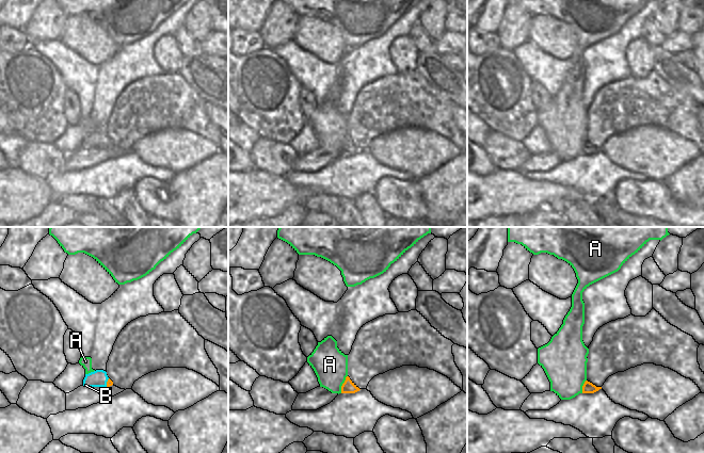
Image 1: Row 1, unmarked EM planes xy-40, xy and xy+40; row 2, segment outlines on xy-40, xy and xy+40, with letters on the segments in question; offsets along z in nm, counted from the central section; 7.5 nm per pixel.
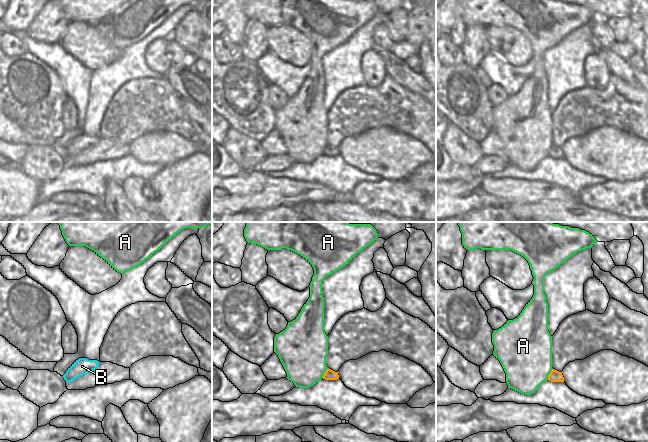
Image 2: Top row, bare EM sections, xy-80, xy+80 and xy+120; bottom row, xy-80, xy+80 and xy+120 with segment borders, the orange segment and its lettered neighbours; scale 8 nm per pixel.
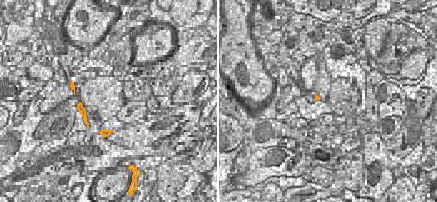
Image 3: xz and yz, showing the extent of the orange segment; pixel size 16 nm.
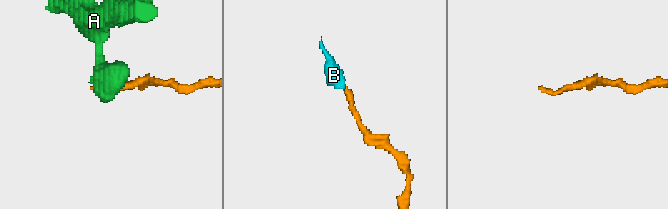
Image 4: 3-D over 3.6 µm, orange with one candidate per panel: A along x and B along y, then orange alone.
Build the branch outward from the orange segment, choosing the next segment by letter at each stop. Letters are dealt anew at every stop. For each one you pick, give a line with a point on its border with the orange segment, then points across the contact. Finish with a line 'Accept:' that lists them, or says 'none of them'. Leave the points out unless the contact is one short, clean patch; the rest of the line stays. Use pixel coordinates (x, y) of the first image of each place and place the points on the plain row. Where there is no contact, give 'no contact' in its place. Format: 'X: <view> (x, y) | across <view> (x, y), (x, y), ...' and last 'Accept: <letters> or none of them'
B: xy-40 (107, 144) | across xy-40 (109, 144), (107, 144), (97, 140)
Accept: B

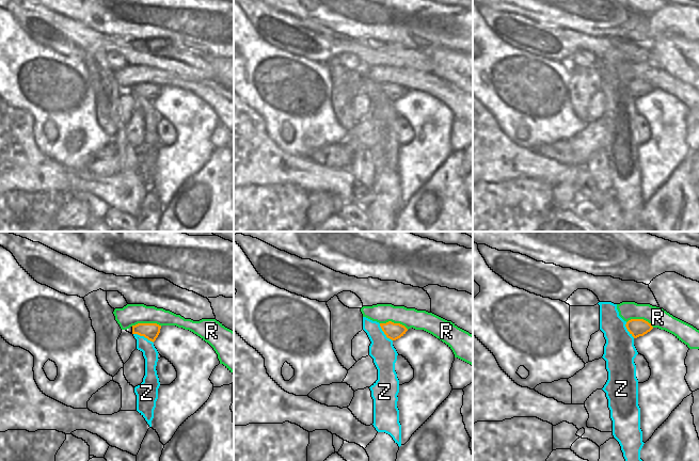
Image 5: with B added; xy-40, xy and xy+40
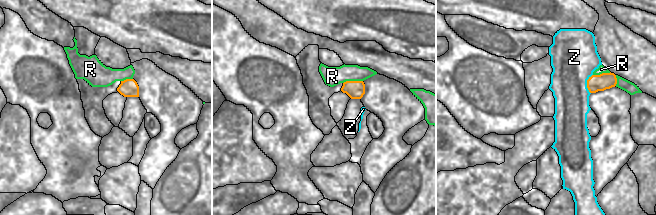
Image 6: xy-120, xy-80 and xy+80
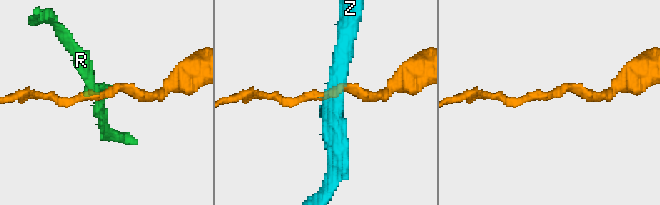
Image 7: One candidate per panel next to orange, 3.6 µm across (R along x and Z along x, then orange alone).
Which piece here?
Accept: none of them

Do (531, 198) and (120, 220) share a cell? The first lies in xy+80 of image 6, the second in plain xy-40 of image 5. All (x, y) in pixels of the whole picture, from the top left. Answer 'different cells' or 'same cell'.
same cell

